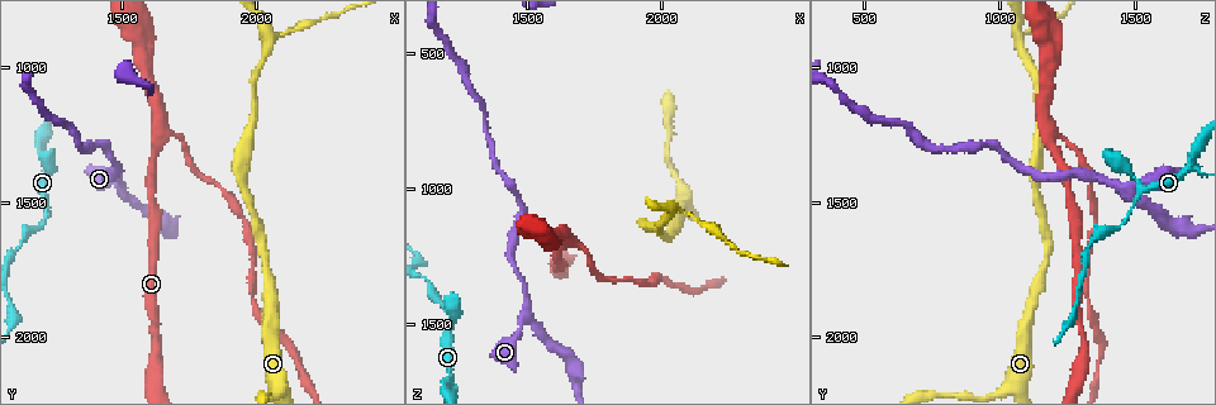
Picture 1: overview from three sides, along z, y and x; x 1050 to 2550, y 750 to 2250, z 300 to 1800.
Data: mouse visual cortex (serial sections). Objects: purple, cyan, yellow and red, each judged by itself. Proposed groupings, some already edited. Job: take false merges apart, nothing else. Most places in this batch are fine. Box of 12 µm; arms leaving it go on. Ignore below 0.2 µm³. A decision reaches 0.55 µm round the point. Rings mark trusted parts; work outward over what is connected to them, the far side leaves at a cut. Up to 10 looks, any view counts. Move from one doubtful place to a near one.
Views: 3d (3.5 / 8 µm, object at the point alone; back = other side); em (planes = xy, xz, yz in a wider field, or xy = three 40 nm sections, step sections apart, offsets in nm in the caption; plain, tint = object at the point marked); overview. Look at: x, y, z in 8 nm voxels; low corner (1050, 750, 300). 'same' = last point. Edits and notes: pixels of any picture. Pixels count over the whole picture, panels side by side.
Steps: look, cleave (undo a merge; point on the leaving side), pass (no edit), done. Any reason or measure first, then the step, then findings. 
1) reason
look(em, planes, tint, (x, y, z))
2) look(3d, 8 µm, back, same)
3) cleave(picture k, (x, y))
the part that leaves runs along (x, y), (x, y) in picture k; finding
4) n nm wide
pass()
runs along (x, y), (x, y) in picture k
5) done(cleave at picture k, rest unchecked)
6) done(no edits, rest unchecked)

sharp bend
look(3d, 3.5 µm, (2050, 900, 1070))

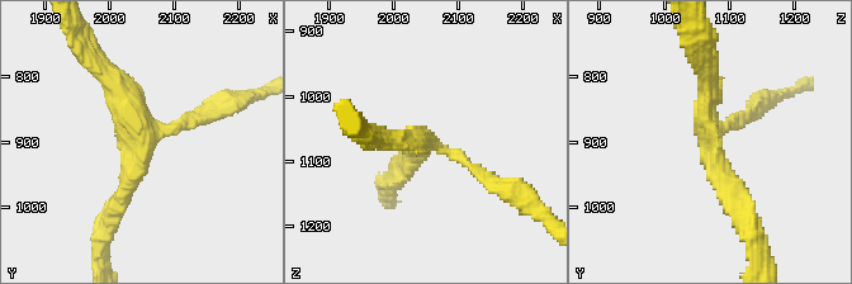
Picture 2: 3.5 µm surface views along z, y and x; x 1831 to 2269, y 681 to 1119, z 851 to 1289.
3 arms; arms of 150, 250, 250 nm; need the tissue
look(em, xy, step 1, tint, (2055, 895, 1075))

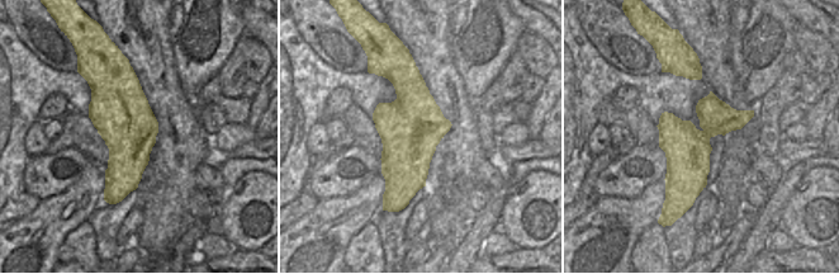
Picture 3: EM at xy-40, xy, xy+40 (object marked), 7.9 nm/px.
pass()
runs along (113, 209), (148, 136), (214, 112) in picture 2; one cell here

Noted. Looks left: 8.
look(3d, 3.5 µm, back, (1650, 1270, 1190))

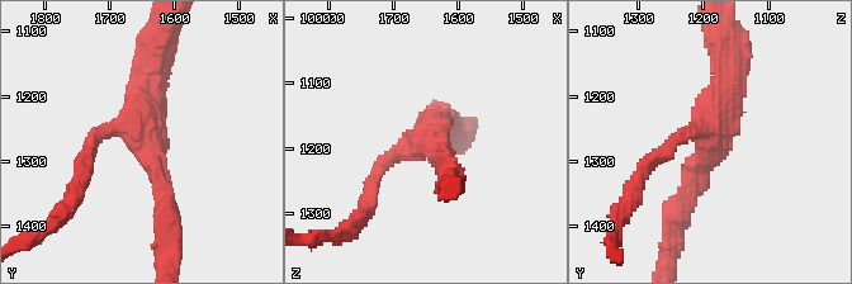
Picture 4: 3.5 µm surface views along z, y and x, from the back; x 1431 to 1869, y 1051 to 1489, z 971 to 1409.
shape alone is not enough
look(em, xy, step 3, tint, (1645, 1270, 1190))

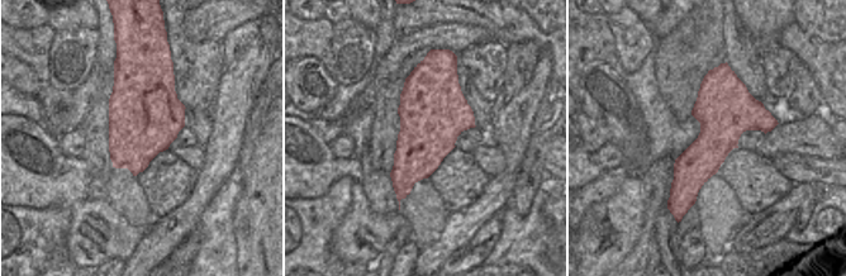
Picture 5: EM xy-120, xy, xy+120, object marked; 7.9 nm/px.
arms of 200, 250, 400 nm
pass()
continuous, no second cell

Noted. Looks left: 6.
a narrow waist
look(3d, 8 µm, (1230, 1530, 1500))

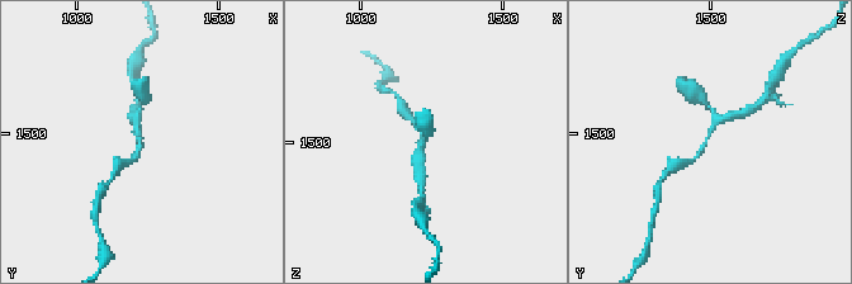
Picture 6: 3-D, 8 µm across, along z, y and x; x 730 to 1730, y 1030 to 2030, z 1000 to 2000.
closer look
look(3d, 3.5 µm, (1210, 1530, 1490))

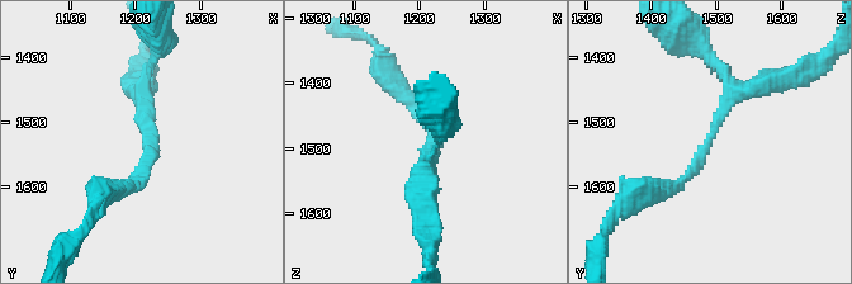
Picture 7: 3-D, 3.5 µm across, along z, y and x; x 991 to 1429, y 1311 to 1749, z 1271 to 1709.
arms of 200, 200 nm; now the EM
look(em, xy, step 3, tint, (1225, 1535, 1490))

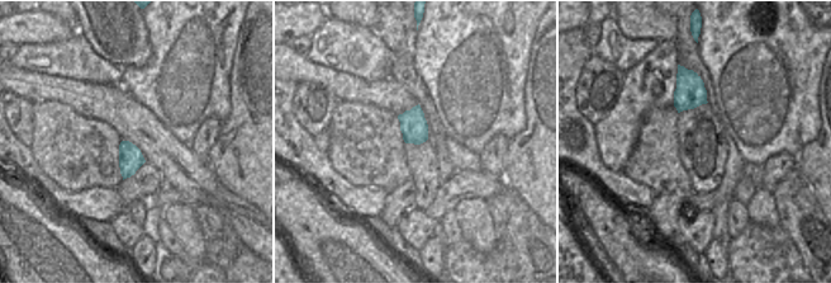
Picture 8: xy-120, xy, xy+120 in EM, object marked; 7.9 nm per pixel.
pass()
runs along (757, 85), (730, 96), (689, 175), (656, 190) in picture 7; one cell here

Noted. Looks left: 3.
arms part here
look(3d, 3.5 µm, (1570, 960, 1180))

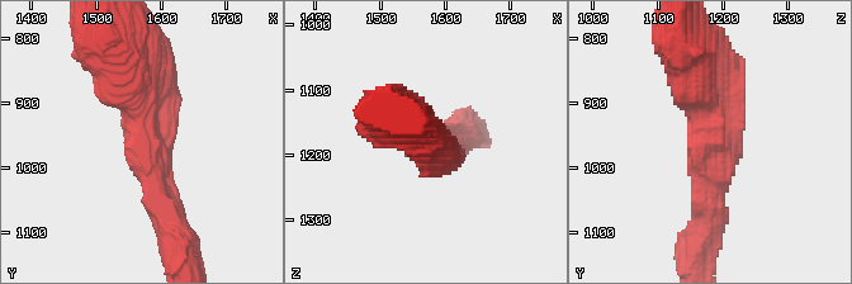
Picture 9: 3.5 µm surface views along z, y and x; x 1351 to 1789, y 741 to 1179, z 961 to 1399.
look(em, xy, step 2, tint, (1580, 960, 1190))

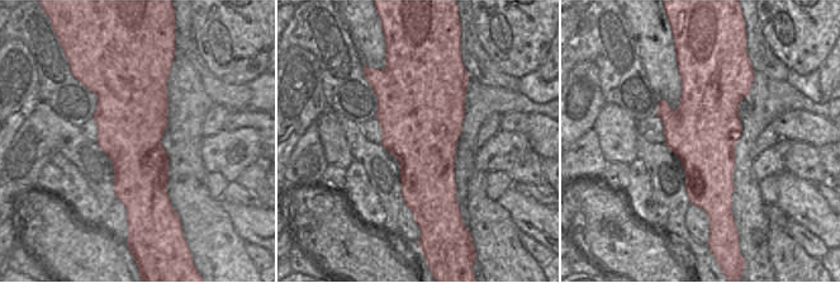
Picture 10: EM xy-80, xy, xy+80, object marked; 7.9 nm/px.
pass()
runs along (173, 221), (122, 70) in picture 9; continuous, no second cell

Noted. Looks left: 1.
done(no edits, rest unchecked)

